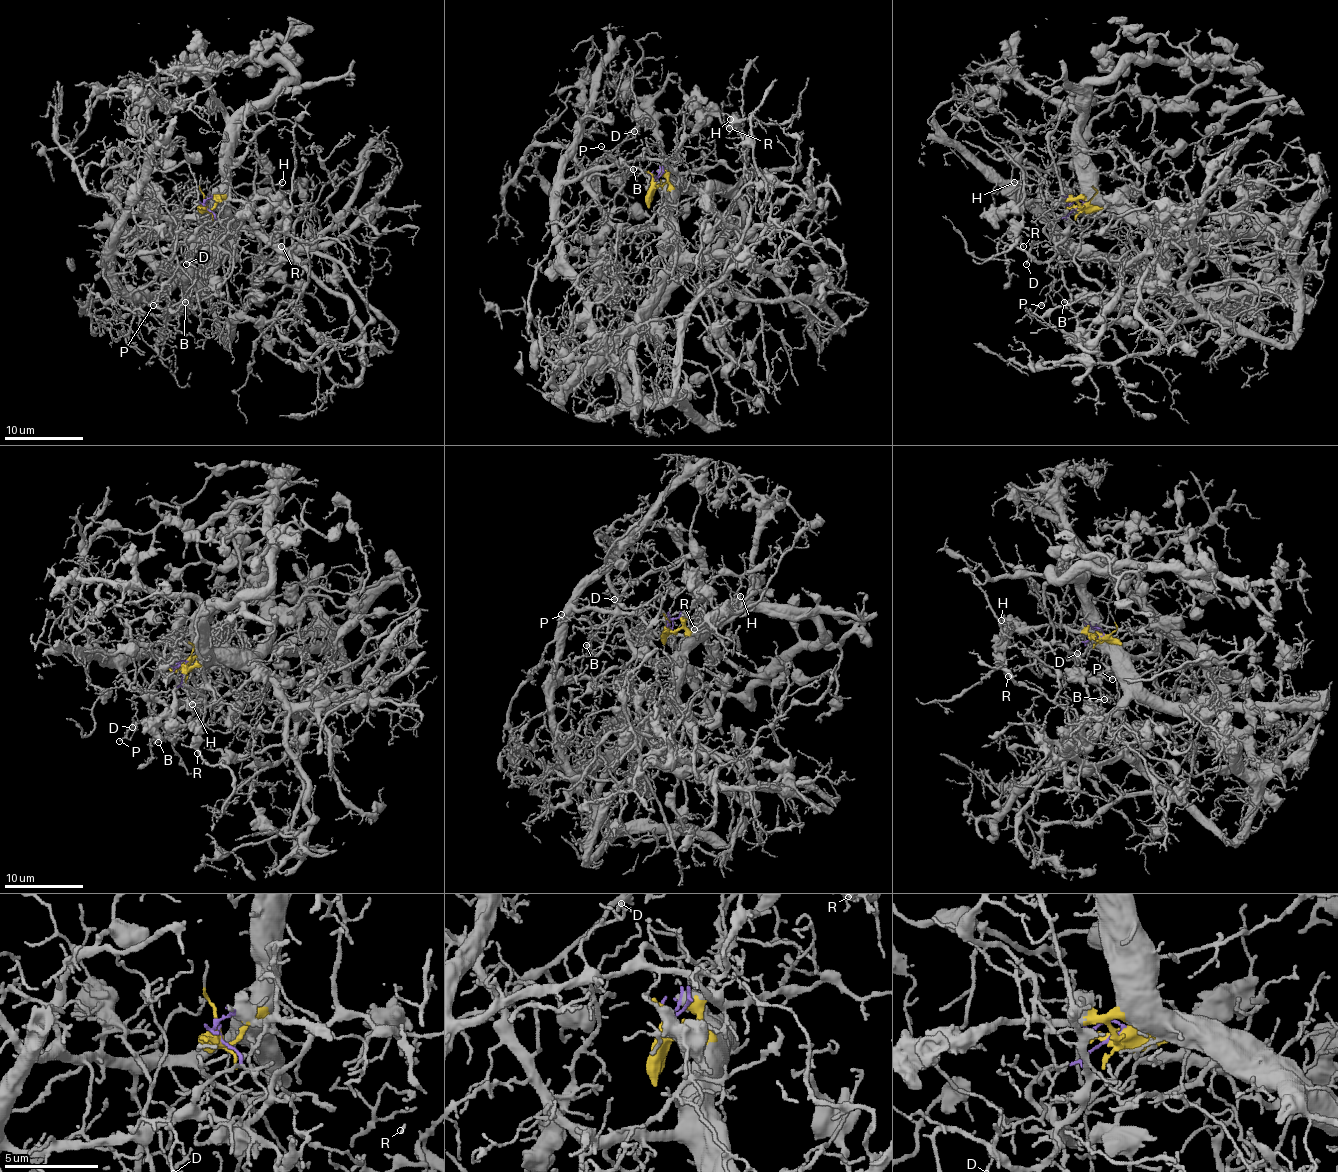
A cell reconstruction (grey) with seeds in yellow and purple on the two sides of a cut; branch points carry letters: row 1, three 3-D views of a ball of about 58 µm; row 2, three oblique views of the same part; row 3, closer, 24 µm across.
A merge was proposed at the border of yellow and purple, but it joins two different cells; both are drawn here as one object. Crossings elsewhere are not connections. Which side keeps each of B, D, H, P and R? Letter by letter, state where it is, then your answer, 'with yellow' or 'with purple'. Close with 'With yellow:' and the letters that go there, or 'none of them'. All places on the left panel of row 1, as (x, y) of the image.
B: at (185, 302); with purple
D: at (186, 264); with purple
H: at (282, 182); with yellow
P: at (153, 305); with purple
R: at (281, 246); with yellow
With yellow: H, R

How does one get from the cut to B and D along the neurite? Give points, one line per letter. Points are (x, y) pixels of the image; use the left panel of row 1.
B: (206, 205), (214, 219), (200, 227), (176, 252), (176, 262), (194, 288), (186, 302)
D: (206, 205), (214, 219), (184, 242), (170, 246), (174, 240), (180, 240), (188, 248), (186, 264)

